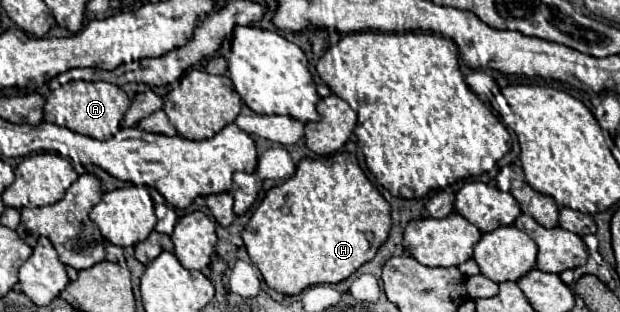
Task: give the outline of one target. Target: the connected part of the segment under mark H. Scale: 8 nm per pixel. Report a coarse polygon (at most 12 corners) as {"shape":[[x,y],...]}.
{"shape":[[358,158],[300,160],[242,240],[268,288],[336,284],[390,204]]}

